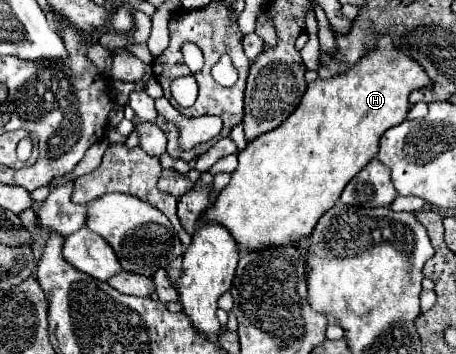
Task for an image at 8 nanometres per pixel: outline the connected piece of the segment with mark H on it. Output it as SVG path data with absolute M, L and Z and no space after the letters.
M382 36L354 66L326 80L308 84L302 102L274 132L266 132L250 142L238 154L238 168L230 176L230 184L218 194L216 202L202 220L218 222L230 230L240 248L258 250L260 246L292 244L310 236L320 216L340 198L344 186L378 154L380 136L406 120L412 104L408 96L414 90L430 88L430 78L414 58L404 54L390 36Z

